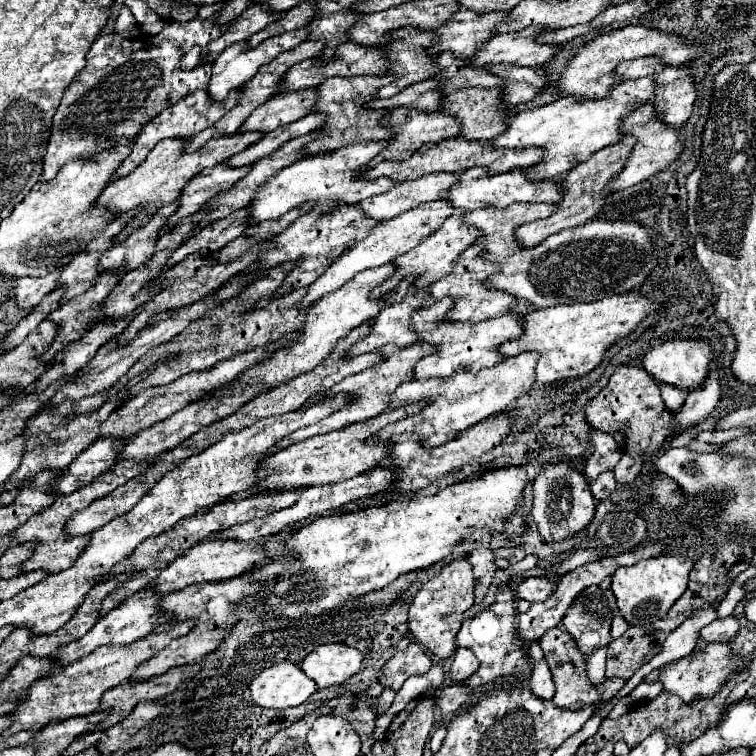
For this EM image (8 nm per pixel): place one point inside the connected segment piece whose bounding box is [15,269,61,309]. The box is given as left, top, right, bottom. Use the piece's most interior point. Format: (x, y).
(30, 291)

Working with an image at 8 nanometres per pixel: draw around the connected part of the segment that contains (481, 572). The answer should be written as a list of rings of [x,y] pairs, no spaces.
[[[485,547],[473,549],[473,553],[469,555],[469,563],[473,565],[473,575],[475,575],[475,583],[477,583],[477,587],[475,587],[475,605],[479,605],[487,595],[487,589],[493,581],[497,565],[495,565],[493,553]]]

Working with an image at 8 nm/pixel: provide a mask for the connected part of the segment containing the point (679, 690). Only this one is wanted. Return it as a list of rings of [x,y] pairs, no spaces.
[[[711,643],[707,647],[703,647],[699,653],[687,655],[683,659],[671,661],[667,665],[661,667],[661,675],[659,681],[663,683],[663,687],[675,695],[679,695],[685,703],[691,703],[695,697],[713,697],[719,687],[723,685],[721,681],[729,677],[729,673],[735,673],[739,669],[743,669],[743,661],[737,661],[731,655],[731,649],[727,643]]]

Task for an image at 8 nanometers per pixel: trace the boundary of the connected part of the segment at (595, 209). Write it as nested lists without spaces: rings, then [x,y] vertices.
[[[627,135],[623,141],[619,143],[613,143],[609,147],[603,147],[601,151],[593,153],[587,161],[575,165],[571,169],[571,173],[567,173],[567,177],[561,181],[561,185],[565,185],[565,195],[563,199],[559,201],[559,211],[553,213],[551,217],[547,219],[539,219],[539,221],[533,221],[533,223],[527,223],[527,225],[521,225],[517,229],[517,239],[523,247],[535,247],[539,245],[541,241],[545,241],[549,235],[553,233],[559,233],[563,229],[571,229],[571,227],[577,227],[577,225],[583,225],[591,219],[595,219],[601,211],[603,211],[603,205],[605,205],[605,199],[609,195],[607,191],[607,183],[617,177],[631,153],[631,149],[635,147],[637,139],[633,135]]]

